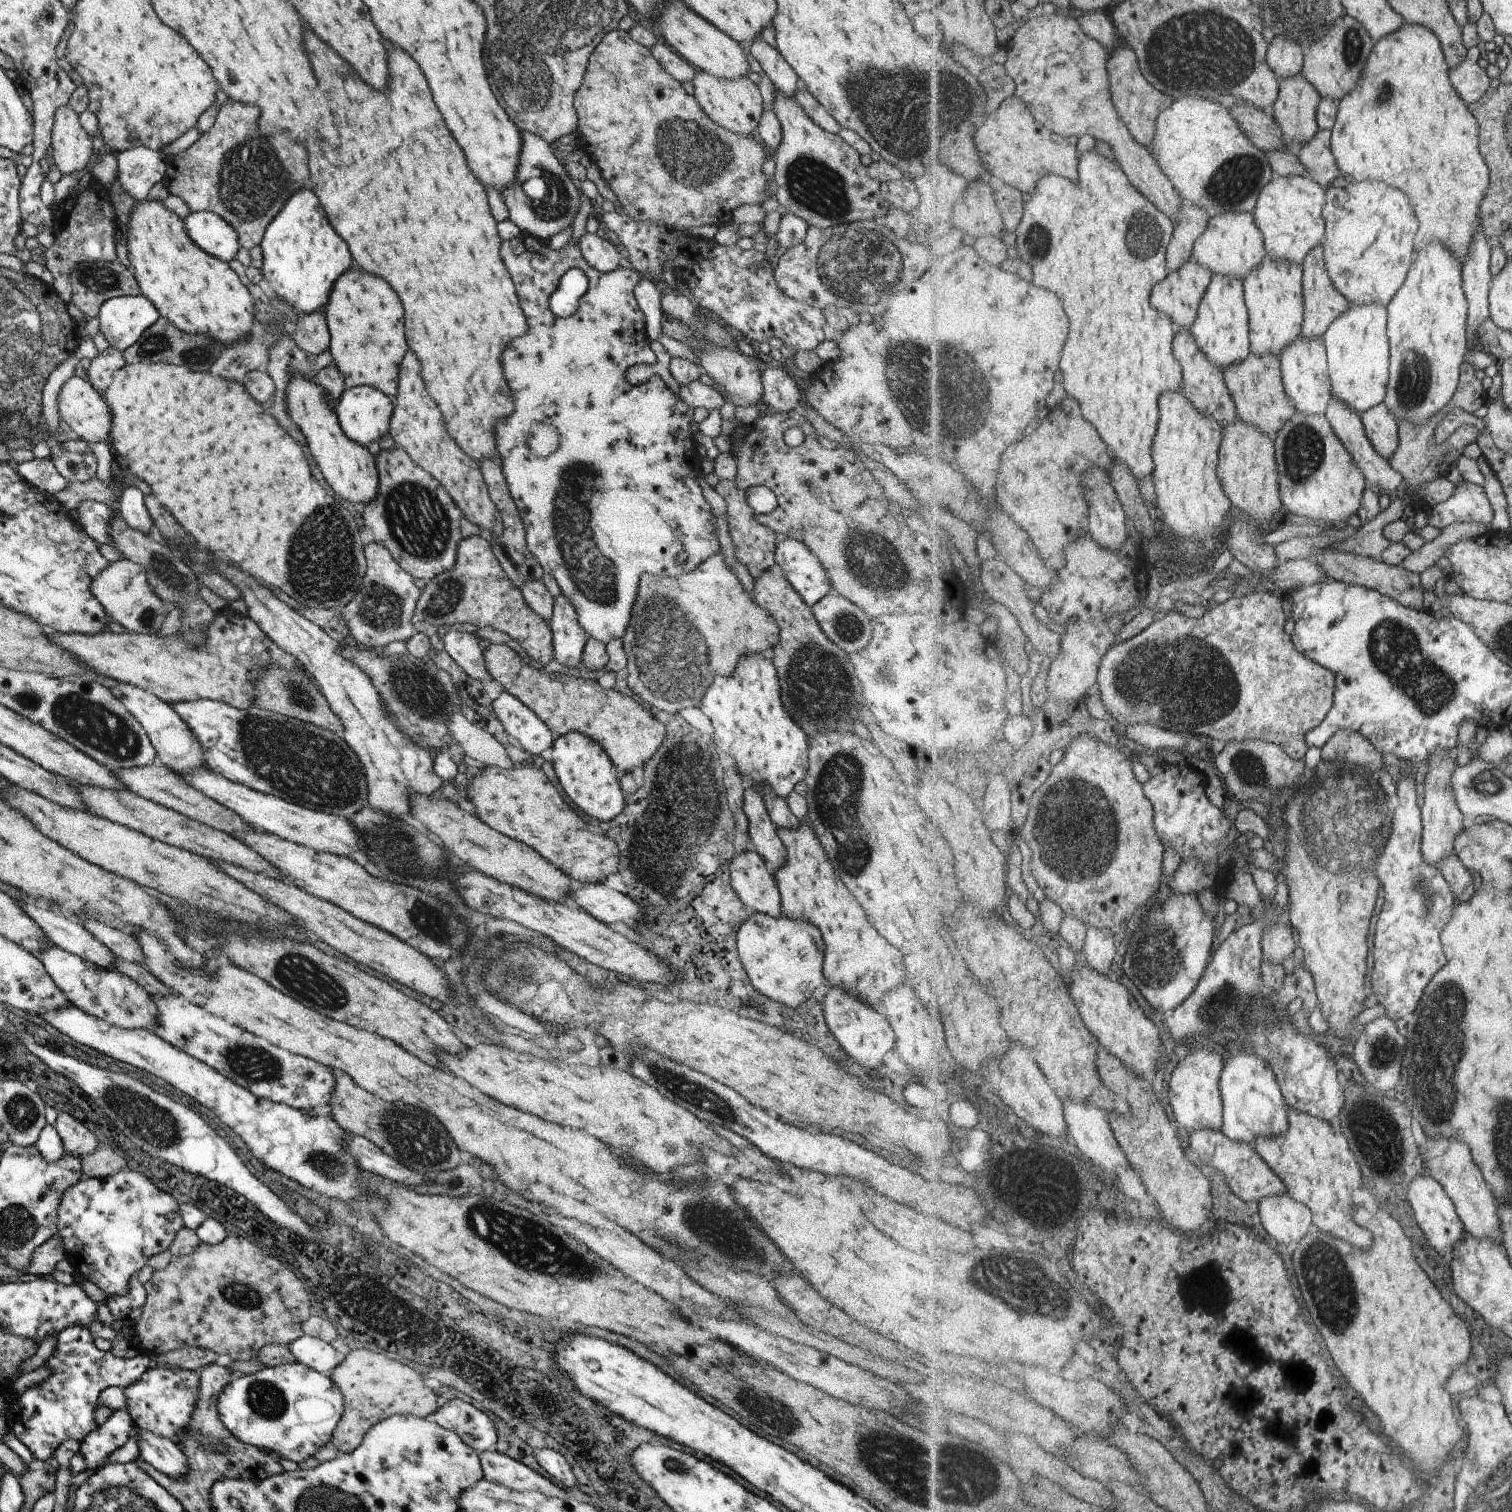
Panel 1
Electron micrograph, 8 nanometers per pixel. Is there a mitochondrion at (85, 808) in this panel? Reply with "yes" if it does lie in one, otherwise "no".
no

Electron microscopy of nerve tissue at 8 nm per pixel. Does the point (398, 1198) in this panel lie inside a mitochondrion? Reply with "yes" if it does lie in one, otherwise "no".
no

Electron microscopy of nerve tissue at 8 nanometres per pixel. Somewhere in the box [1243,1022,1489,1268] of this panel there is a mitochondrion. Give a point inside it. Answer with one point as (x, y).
(1386, 1048)

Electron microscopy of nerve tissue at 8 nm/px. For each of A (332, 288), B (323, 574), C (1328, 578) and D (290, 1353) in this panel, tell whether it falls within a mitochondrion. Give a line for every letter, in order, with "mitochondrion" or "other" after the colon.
A: other
B: mitochondrion
C: other
D: other

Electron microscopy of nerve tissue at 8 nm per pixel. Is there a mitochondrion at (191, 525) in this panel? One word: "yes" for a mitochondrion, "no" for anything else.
no

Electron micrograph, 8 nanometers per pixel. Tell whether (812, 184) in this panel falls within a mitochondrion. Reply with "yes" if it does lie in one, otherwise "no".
yes

